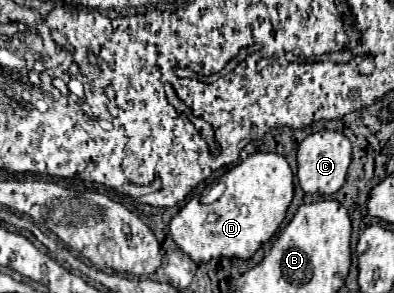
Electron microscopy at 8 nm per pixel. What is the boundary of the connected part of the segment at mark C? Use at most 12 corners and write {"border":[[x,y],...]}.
{"border":[[331,129],[297,147],[299,185],[331,195],[343,187],[351,141]]}

